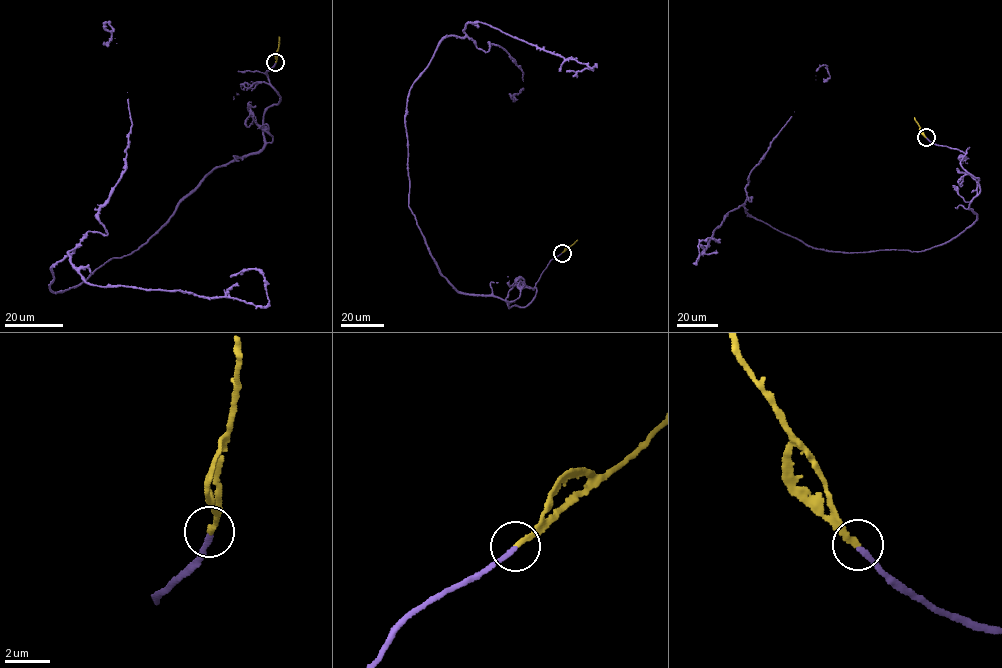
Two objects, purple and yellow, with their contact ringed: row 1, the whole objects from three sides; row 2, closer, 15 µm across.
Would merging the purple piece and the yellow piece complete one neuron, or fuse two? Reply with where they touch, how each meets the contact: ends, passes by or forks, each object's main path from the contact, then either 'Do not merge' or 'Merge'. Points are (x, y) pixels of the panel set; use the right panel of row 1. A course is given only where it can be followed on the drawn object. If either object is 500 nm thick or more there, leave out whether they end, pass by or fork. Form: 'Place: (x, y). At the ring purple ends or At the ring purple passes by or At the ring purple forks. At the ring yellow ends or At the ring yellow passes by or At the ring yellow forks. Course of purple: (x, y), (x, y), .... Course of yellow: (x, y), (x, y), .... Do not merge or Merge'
Place: (926, 137). At the ring purple ends. At the ring yellow ends. Course of purple: (926, 138), (979, 179), (976, 219), (948, 241), (825, 250), (740, 205), (695, 263), (699, 242), (718, 242). Course of yellow: (926, 137), (914, 117). Merge

